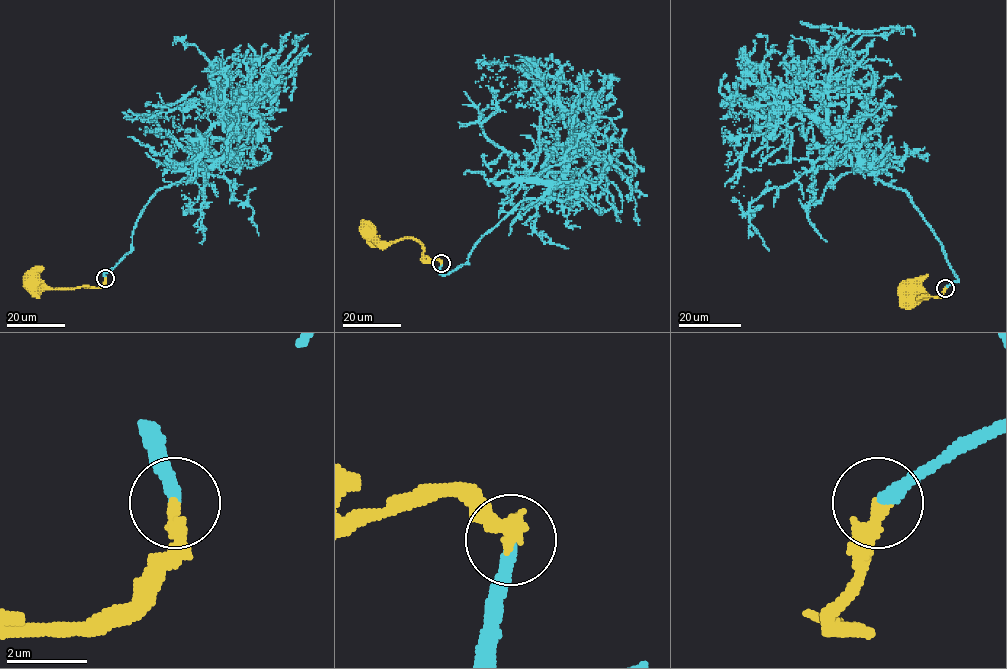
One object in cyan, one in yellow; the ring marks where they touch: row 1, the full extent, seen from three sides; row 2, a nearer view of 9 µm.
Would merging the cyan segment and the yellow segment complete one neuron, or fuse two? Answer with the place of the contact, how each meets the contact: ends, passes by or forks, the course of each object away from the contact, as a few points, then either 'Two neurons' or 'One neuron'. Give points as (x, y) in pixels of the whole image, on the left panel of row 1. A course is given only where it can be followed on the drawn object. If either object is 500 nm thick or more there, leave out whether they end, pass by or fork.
Place: (105, 278). At the ring cyan ends. At the ring yellow ends. Course of cyan: (105, 279), (153, 195), (228, 152), (235, 117), (210, 93), (221, 66), (172, 45). Course of yellow: (105, 279), (102, 286), (54, 289), (42, 289), (34, 277), (31, 280). One neuron

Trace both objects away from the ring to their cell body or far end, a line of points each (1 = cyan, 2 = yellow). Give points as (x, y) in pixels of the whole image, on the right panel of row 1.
1: (944, 288), (958, 278), (911, 198), (819, 123), (772, 104), (806, 65), (863, 35), (915, 35)
2: (944, 288), (942, 297), (922, 299), (915, 286), (911, 289)

